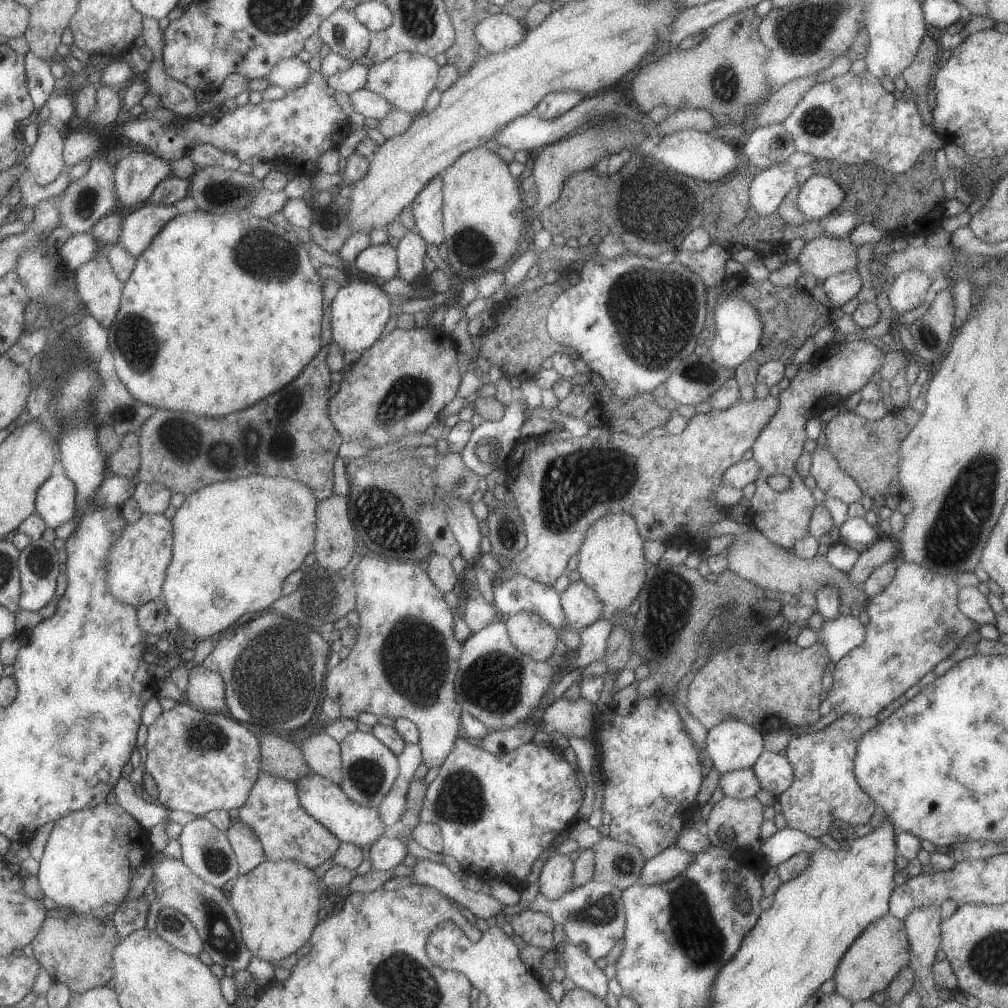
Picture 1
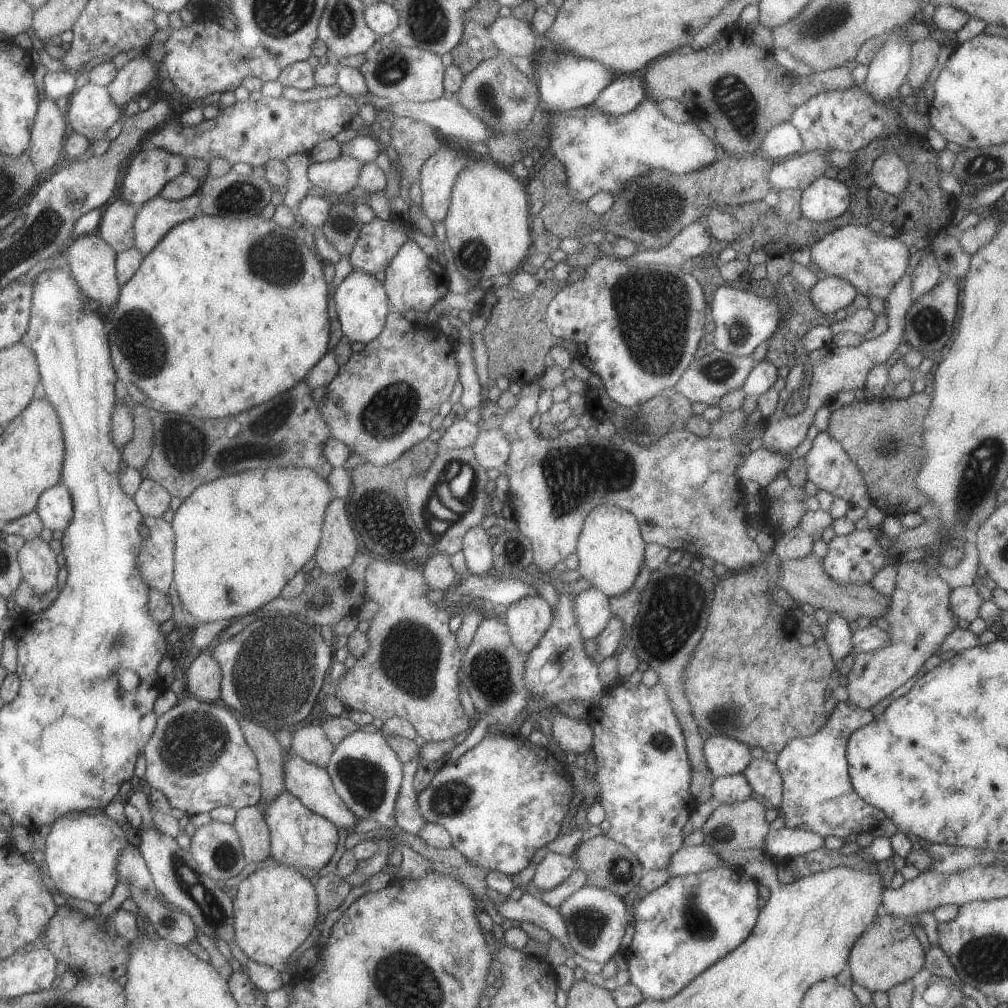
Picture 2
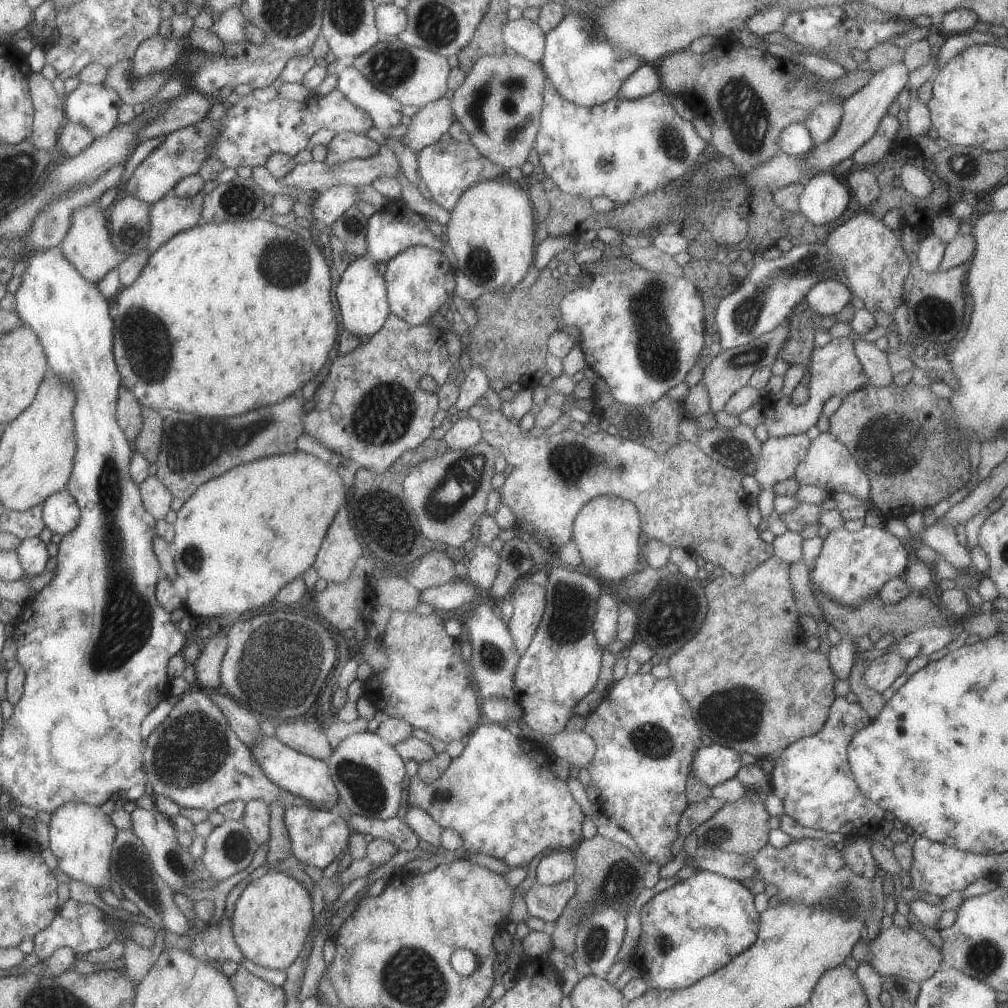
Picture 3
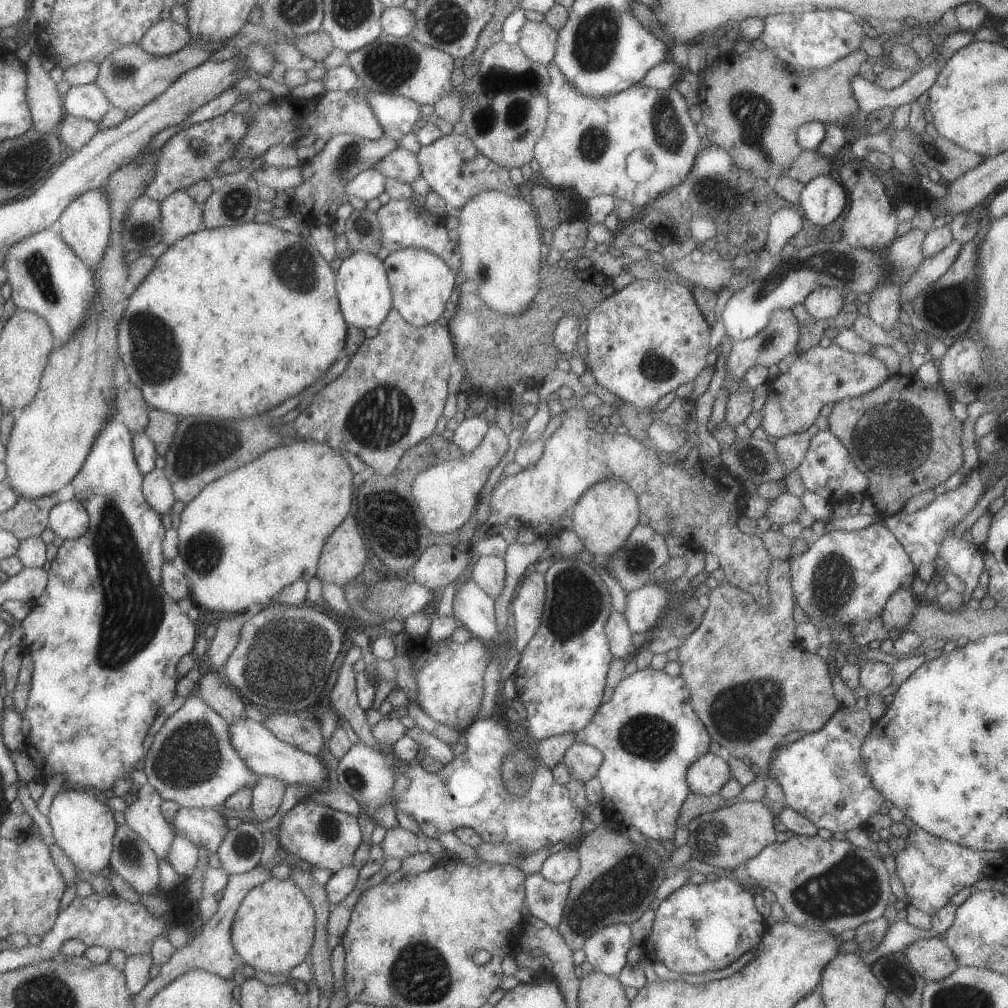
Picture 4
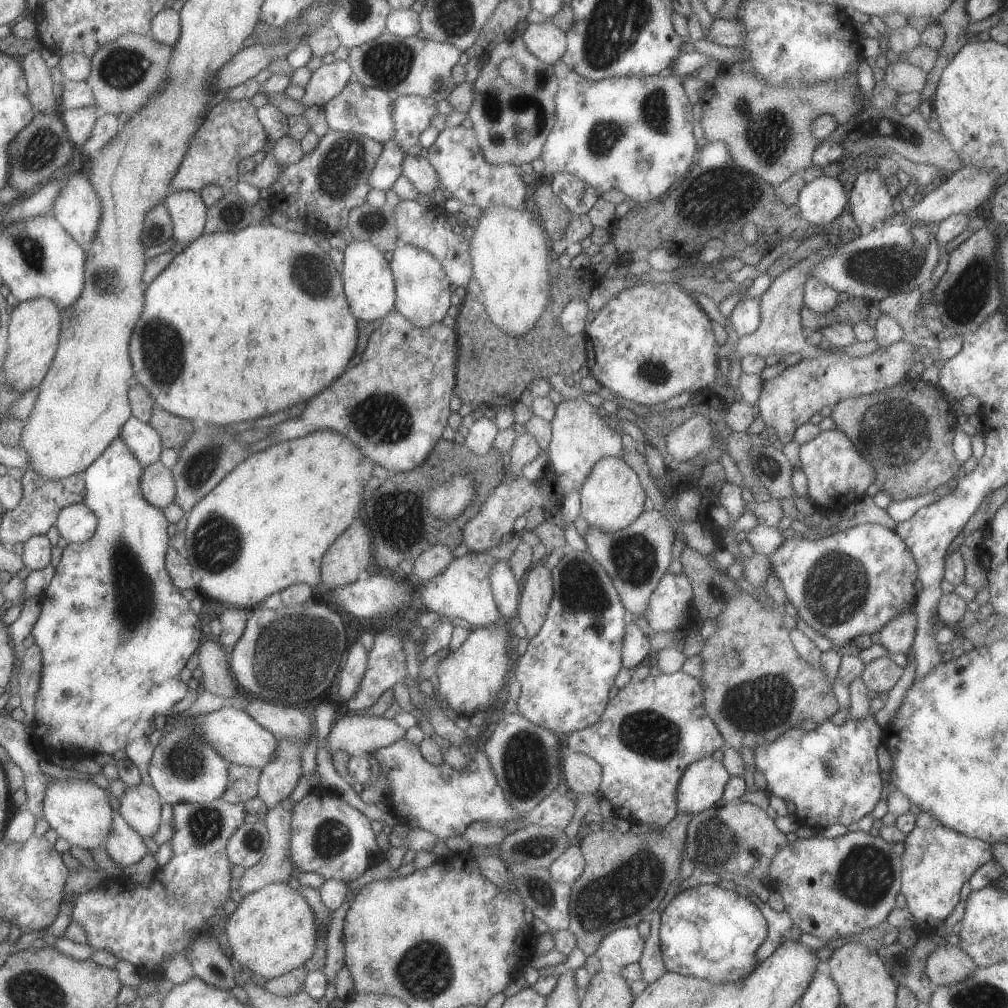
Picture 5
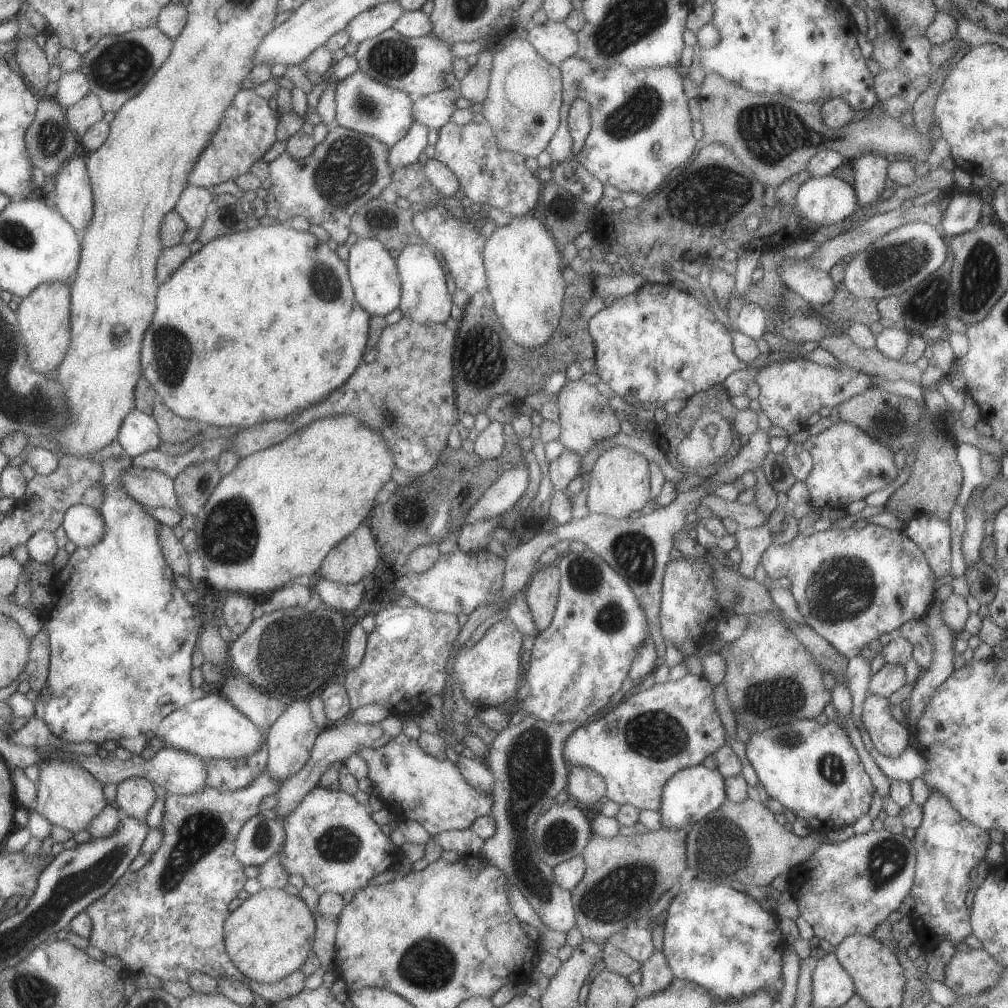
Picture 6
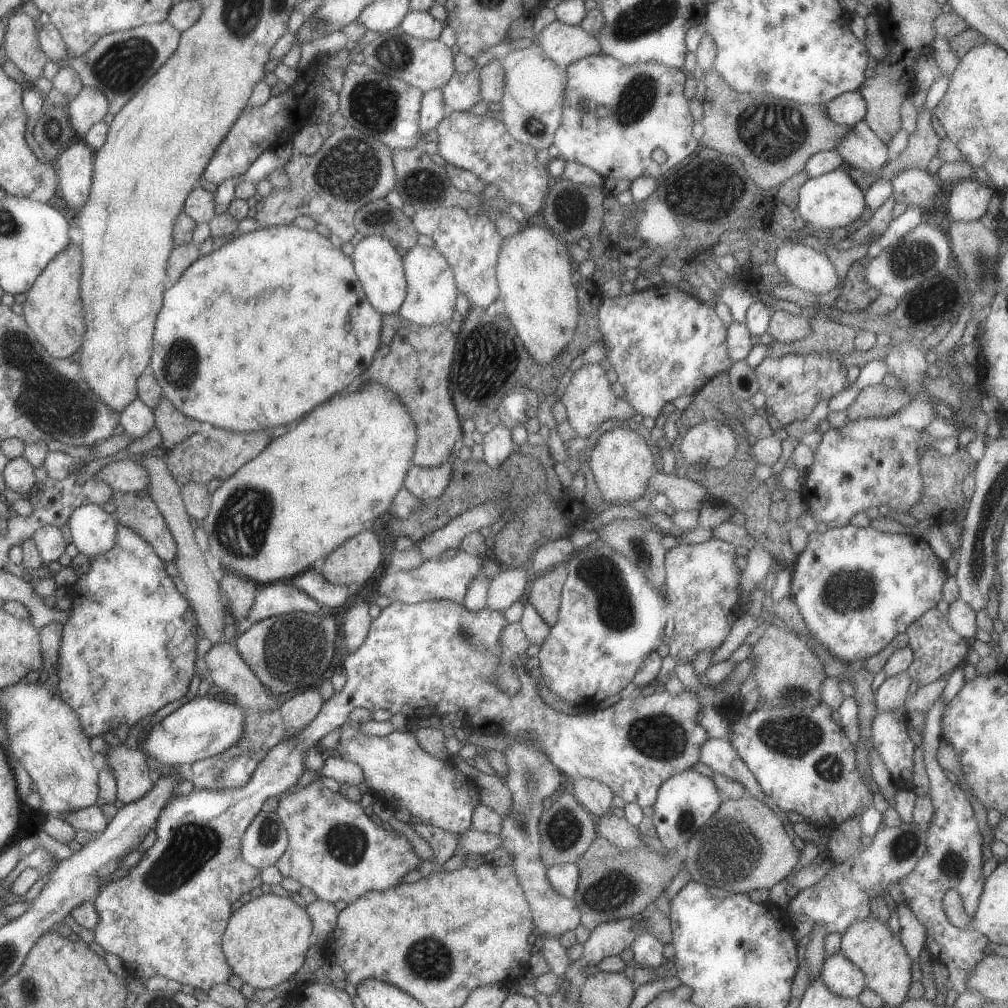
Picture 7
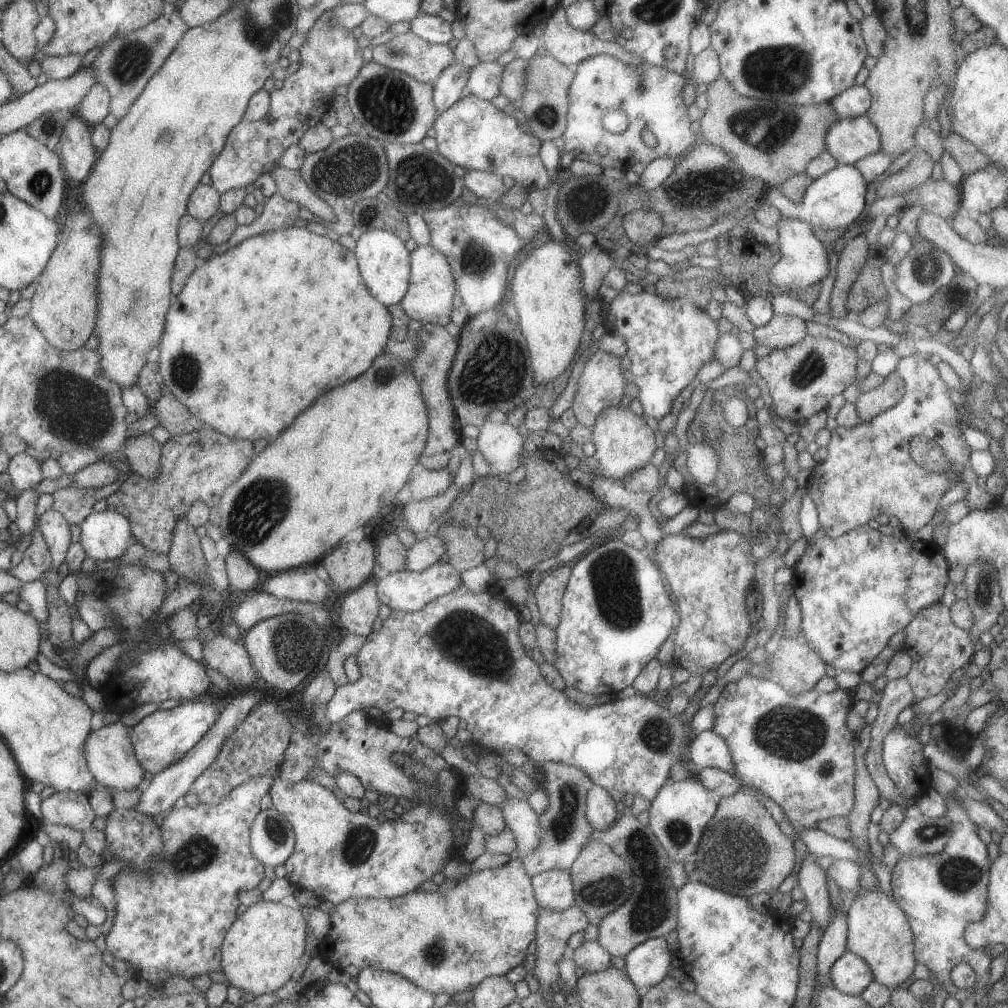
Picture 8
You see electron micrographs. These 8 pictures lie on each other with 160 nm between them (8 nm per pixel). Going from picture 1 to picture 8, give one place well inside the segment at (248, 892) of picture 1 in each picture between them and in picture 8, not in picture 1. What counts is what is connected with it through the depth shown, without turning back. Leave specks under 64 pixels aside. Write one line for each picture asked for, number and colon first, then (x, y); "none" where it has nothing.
2: (275, 908)
3: (271, 917)
4: (272, 930)
5: (272, 931)
6: (270, 934)
7: (265, 941)
8: (262, 949)

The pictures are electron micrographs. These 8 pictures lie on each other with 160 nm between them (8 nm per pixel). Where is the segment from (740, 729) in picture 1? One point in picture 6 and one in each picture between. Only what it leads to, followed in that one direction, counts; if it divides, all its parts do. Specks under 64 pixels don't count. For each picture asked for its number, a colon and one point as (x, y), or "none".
2: (724, 756)
3: (713, 764)
4: (705, 776)
5: (701, 786)
6: (691, 793)

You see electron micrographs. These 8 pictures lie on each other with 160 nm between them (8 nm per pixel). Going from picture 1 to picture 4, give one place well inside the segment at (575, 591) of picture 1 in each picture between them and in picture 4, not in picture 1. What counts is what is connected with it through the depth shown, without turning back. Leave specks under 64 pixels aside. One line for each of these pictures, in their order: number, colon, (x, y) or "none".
2: (592, 611)
3: (604, 623)
4: (617, 631)

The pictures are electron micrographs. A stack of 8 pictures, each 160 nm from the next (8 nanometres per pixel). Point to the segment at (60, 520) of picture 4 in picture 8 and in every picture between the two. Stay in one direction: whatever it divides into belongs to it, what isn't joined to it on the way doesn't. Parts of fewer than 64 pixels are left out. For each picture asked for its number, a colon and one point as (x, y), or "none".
5: (75, 523)
6: (83, 525)
7: (93, 531)
8: (104, 535)

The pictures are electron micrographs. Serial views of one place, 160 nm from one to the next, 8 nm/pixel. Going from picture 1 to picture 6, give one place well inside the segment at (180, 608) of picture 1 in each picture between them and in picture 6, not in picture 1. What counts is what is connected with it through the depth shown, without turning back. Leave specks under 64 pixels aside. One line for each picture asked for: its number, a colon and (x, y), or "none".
2: (239, 539)
3: (242, 535)
4: (252, 531)
5: (265, 526)
6: (273, 517)

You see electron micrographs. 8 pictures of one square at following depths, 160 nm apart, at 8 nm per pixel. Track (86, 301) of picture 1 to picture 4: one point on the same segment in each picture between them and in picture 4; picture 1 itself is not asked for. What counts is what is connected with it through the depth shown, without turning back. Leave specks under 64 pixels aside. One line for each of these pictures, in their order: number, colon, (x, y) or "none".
2: (91, 263)
3: (86, 244)
4: (84, 225)

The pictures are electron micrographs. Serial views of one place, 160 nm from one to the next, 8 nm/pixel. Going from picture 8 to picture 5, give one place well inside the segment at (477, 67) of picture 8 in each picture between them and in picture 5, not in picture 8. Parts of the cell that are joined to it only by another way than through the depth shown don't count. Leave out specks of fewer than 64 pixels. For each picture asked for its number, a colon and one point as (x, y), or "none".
5: (411, 114)
6: (433, 110)
7: (462, 90)

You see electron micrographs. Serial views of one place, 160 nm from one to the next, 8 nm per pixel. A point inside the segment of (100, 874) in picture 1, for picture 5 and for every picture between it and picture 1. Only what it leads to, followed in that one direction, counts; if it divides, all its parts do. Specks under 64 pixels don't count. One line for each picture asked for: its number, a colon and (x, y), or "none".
2: (81, 851)
3: (80, 836)
4: (82, 826)
5: (78, 811)

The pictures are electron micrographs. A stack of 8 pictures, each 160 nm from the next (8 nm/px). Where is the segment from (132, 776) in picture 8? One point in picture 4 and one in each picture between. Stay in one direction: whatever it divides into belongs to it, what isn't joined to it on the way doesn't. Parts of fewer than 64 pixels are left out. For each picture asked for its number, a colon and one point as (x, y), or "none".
4: (143, 816)
5: (139, 806)
6: (135, 796)
7: (128, 766)

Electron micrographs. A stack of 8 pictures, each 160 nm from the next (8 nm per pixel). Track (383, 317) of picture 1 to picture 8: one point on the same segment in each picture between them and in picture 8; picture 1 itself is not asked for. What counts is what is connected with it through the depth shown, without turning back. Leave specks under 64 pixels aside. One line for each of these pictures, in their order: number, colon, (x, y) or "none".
2: (360, 302)
3: (360, 292)
4: (364, 296)
5: (368, 286)
6: (373, 275)
7: (377, 265)
8: (383, 260)

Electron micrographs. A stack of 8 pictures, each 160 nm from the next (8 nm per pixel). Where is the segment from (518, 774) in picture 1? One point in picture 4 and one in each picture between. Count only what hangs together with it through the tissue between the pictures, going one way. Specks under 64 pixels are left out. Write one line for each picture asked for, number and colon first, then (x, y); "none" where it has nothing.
2: (505, 798)
3: (499, 794)
4: (468, 792)

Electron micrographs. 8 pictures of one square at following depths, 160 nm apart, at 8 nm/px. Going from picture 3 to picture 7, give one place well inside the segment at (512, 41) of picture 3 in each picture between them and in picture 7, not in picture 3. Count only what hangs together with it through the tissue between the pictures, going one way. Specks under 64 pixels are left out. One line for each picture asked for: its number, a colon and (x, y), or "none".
4: (538, 41)
5: (545, 41)
6: (553, 41)
7: (563, 43)

